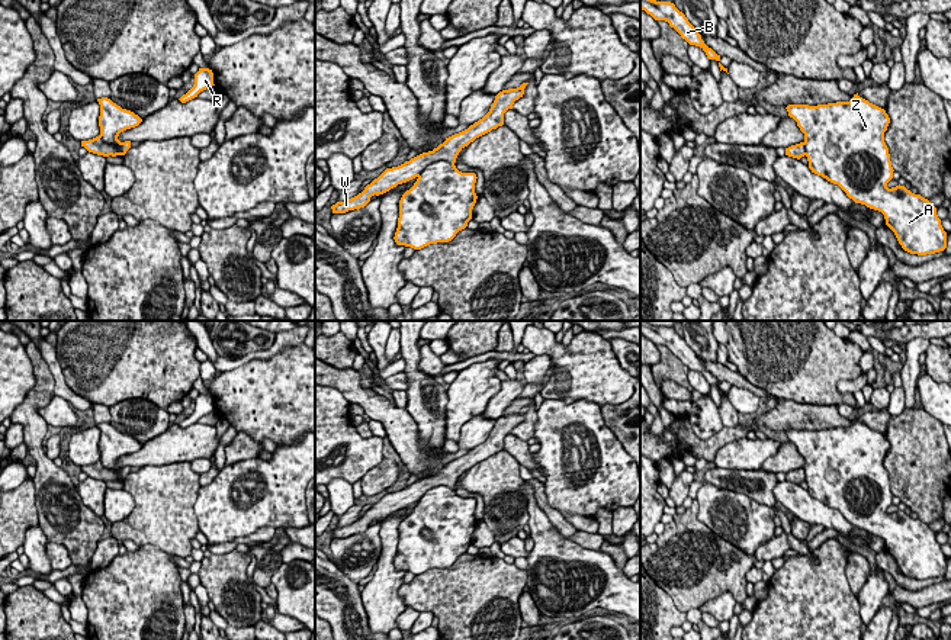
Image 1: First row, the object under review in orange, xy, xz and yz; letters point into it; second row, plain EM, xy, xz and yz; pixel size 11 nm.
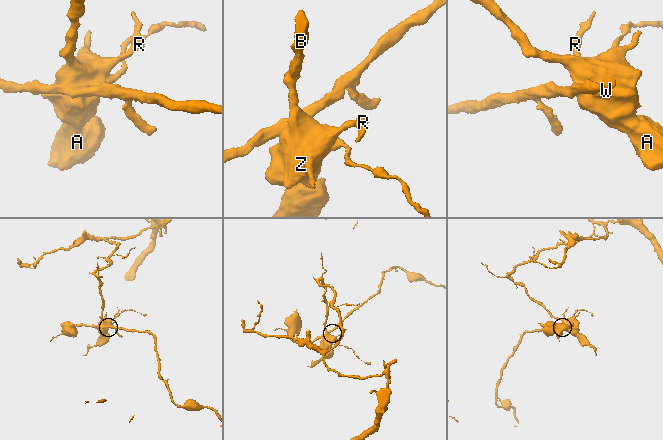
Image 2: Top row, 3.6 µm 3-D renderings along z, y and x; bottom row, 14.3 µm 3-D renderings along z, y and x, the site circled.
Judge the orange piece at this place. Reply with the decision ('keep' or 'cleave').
cleave

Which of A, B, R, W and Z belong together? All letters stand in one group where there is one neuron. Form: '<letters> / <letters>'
A B R Z / W

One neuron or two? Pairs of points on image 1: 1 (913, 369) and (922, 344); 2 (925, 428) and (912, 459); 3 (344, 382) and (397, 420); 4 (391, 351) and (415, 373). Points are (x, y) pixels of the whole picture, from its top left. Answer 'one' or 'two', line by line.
1: one
2: one
3: one
4: two

